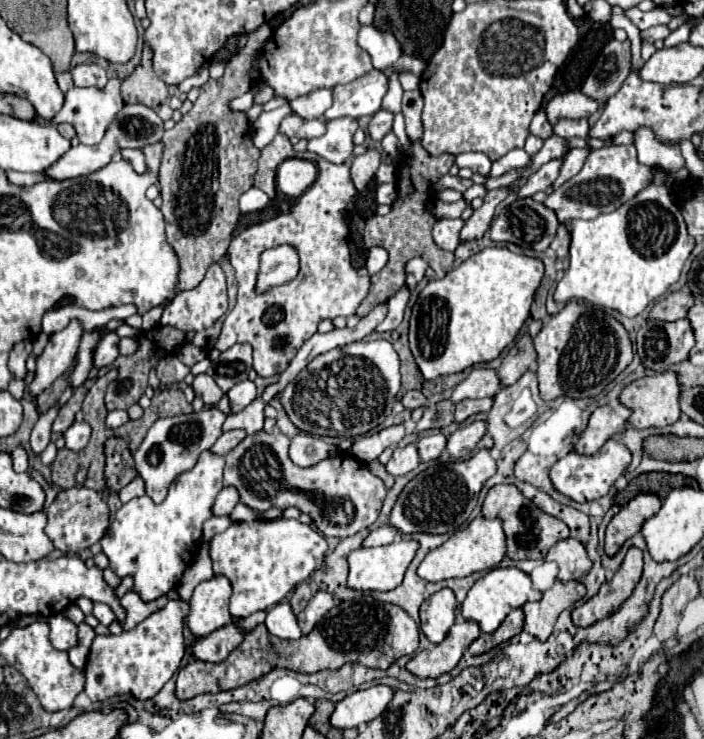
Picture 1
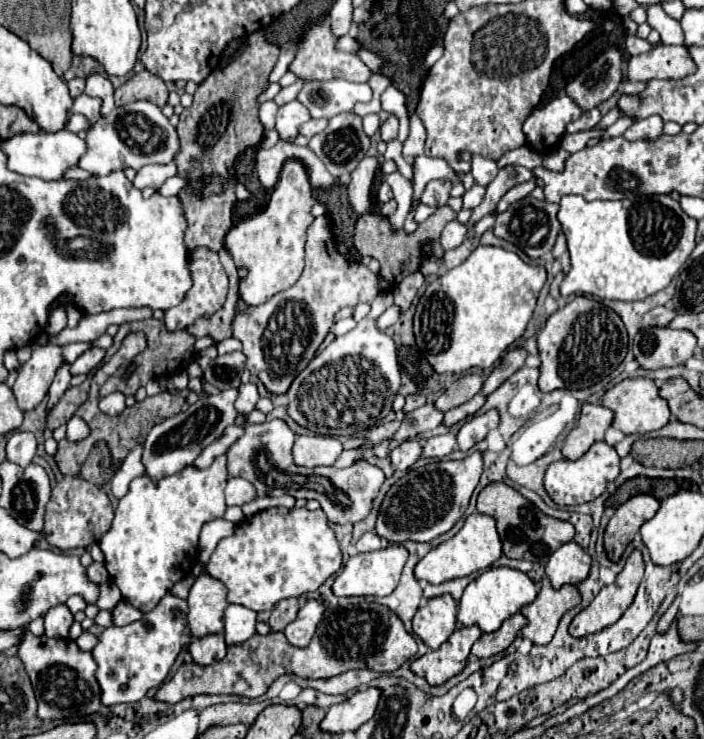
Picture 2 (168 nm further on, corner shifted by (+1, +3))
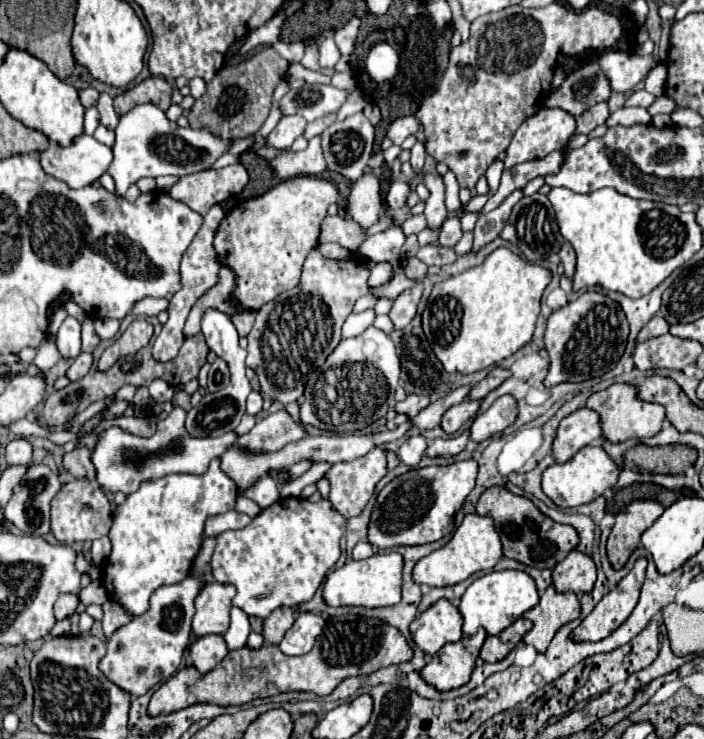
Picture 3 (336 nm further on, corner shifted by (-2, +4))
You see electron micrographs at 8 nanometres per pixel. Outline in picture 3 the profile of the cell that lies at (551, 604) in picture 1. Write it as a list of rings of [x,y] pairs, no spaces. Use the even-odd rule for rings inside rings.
[[[549,585],[541,595],[539,605],[523,613],[523,617],[533,623],[531,631],[525,633],[523,641],[543,653],[549,647],[557,629],[567,621],[577,619],[579,613],[581,613],[581,605],[575,593],[571,591],[557,593],[555,587]]]

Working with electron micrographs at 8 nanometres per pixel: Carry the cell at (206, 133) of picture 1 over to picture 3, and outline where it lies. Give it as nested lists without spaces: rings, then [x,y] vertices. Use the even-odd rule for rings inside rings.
[[[265,47],[263,55],[243,61],[233,67],[223,67],[209,83],[203,97],[191,107],[187,121],[191,129],[207,129],[221,139],[245,139],[253,137],[271,109],[271,93],[285,79],[287,59],[283,59],[273,47]]]

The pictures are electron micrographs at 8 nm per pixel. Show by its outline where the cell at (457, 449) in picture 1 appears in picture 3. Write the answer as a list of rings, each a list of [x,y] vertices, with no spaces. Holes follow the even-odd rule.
[[[511,395],[499,397],[485,413],[477,415],[475,421],[471,423],[469,437],[475,443],[481,443],[489,439],[493,433],[501,433],[507,429],[517,417],[517,401]]]

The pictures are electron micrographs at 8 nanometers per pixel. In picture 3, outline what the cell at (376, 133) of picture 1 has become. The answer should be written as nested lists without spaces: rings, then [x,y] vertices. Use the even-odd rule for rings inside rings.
[[[401,117],[391,123],[391,127],[387,129],[387,137],[395,145],[401,145],[405,141],[405,137],[409,137],[417,131],[417,127],[419,127],[419,121],[415,117]]]

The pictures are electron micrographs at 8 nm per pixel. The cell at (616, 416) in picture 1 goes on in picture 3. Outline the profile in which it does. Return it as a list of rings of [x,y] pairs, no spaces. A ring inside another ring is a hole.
[[[589,407],[577,409],[575,413],[567,415],[557,429],[557,437],[553,441],[555,461],[557,463],[571,461],[577,451],[587,447],[595,439],[603,439],[599,413]]]

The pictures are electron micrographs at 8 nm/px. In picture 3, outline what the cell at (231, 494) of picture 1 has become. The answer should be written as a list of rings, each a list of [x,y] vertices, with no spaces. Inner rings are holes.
[[[261,477],[251,487],[239,491],[239,495],[253,499],[261,509],[265,509],[279,499],[279,485],[271,477]]]

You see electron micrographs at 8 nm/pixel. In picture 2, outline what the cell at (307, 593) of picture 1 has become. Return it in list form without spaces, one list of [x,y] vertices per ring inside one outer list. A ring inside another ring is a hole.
[[[288,598],[288,600],[280,600],[280,604],[272,610],[272,616],[268,620],[268,626],[272,632],[282,632],[298,614],[298,600],[296,598]]]

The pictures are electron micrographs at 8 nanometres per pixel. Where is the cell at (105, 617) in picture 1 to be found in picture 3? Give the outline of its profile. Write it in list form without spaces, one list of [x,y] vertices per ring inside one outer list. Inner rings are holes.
[[[93,581],[89,584],[89,587],[81,589],[79,597],[81,597],[81,603],[85,603],[85,605],[91,605],[91,603],[103,605],[109,599],[107,589],[105,589],[101,581]]]

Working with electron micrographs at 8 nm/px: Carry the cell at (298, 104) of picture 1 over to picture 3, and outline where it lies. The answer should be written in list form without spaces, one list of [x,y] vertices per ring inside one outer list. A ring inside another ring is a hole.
[[[285,115],[279,125],[269,133],[267,145],[273,149],[287,149],[293,145],[293,141],[303,135],[307,121],[301,115]]]

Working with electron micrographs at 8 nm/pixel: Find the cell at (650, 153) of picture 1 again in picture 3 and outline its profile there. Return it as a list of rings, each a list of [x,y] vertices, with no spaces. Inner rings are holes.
[[[623,107],[623,109],[617,109],[615,113],[611,113],[605,125],[607,127],[615,127],[615,125],[633,127],[633,125],[649,125],[649,123],[651,123],[651,115],[647,113],[647,109]]]

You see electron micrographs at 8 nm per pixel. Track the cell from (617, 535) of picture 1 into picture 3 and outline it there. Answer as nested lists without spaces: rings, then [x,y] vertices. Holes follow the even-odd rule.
[[[641,499],[641,501],[629,503],[623,511],[617,513],[617,521],[607,541],[607,555],[613,569],[621,569],[627,563],[629,555],[639,545],[641,533],[649,525],[653,525],[661,517],[663,511],[665,509],[661,503]]]

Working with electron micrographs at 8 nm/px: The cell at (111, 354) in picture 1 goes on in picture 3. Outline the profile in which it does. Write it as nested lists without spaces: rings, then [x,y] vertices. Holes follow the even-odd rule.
[[[81,353],[81,355],[69,365],[67,377],[69,377],[71,381],[77,381],[77,379],[81,379],[81,377],[87,375],[87,371],[91,369],[91,365],[93,365],[93,355],[91,355],[91,353]]]

